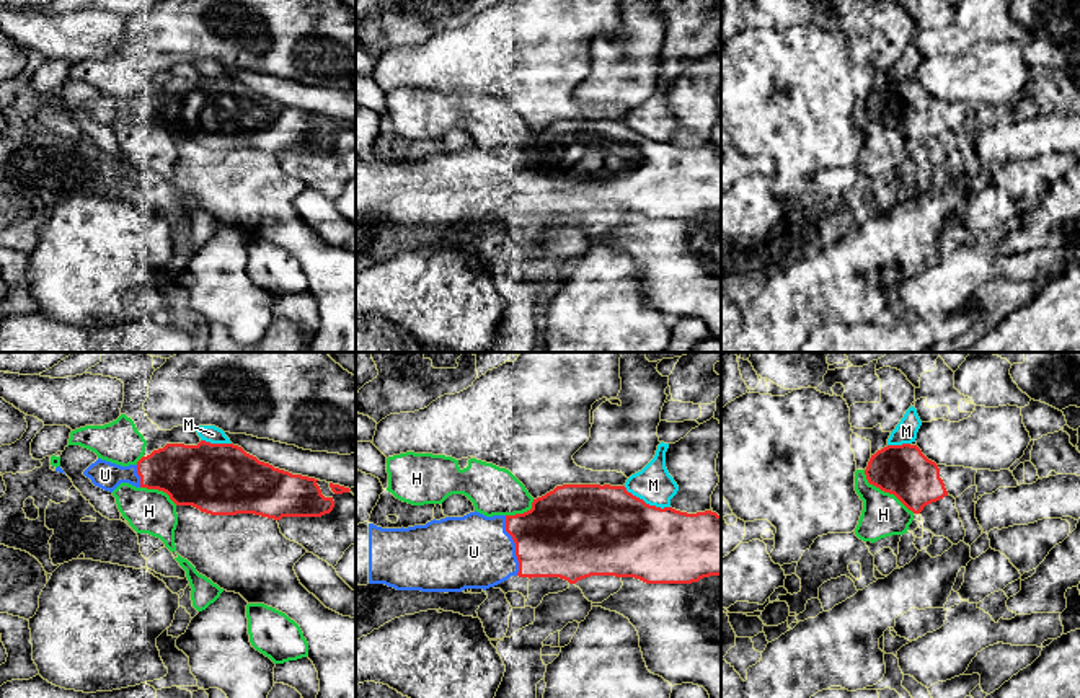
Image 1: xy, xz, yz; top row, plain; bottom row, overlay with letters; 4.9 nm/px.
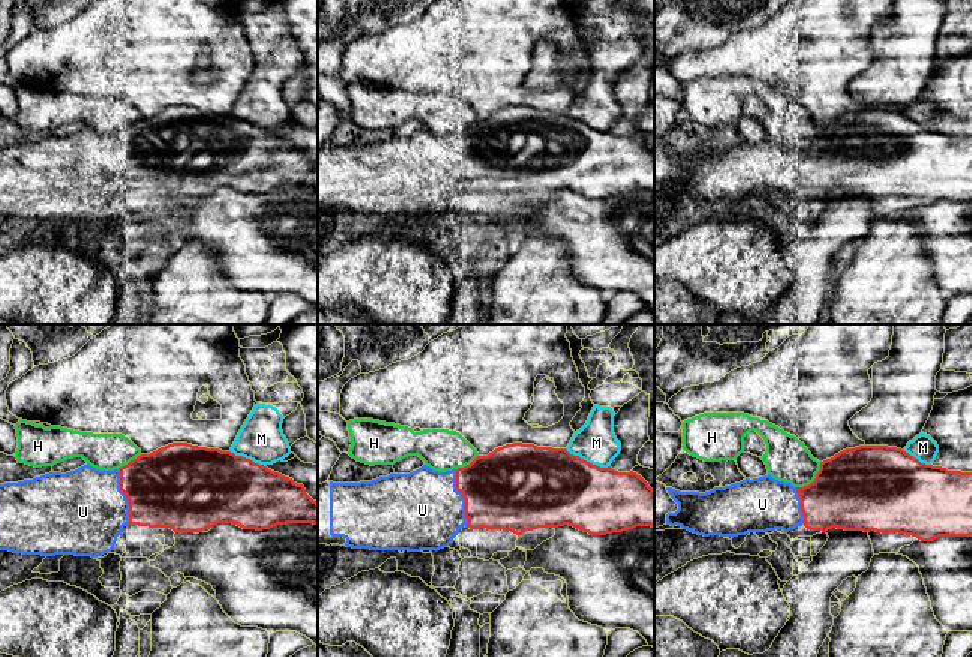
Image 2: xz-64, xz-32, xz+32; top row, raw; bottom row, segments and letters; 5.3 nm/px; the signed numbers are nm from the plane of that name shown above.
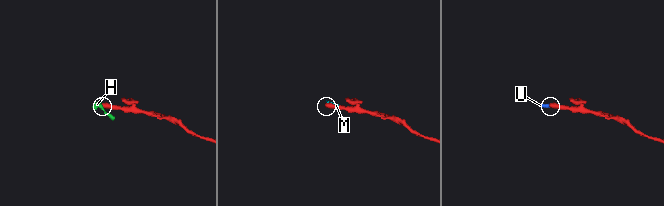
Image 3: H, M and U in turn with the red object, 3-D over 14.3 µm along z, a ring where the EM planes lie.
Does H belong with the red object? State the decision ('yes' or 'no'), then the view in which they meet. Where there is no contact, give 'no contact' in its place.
no; contact in yz

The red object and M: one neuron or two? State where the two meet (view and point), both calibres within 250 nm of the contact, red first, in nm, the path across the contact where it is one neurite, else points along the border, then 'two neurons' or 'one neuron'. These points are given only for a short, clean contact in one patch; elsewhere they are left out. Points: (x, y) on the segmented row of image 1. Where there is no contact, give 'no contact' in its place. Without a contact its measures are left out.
meets red in xz at (645, 503); 440 nm thick on the red side, 180 nm on the other; two neurons

